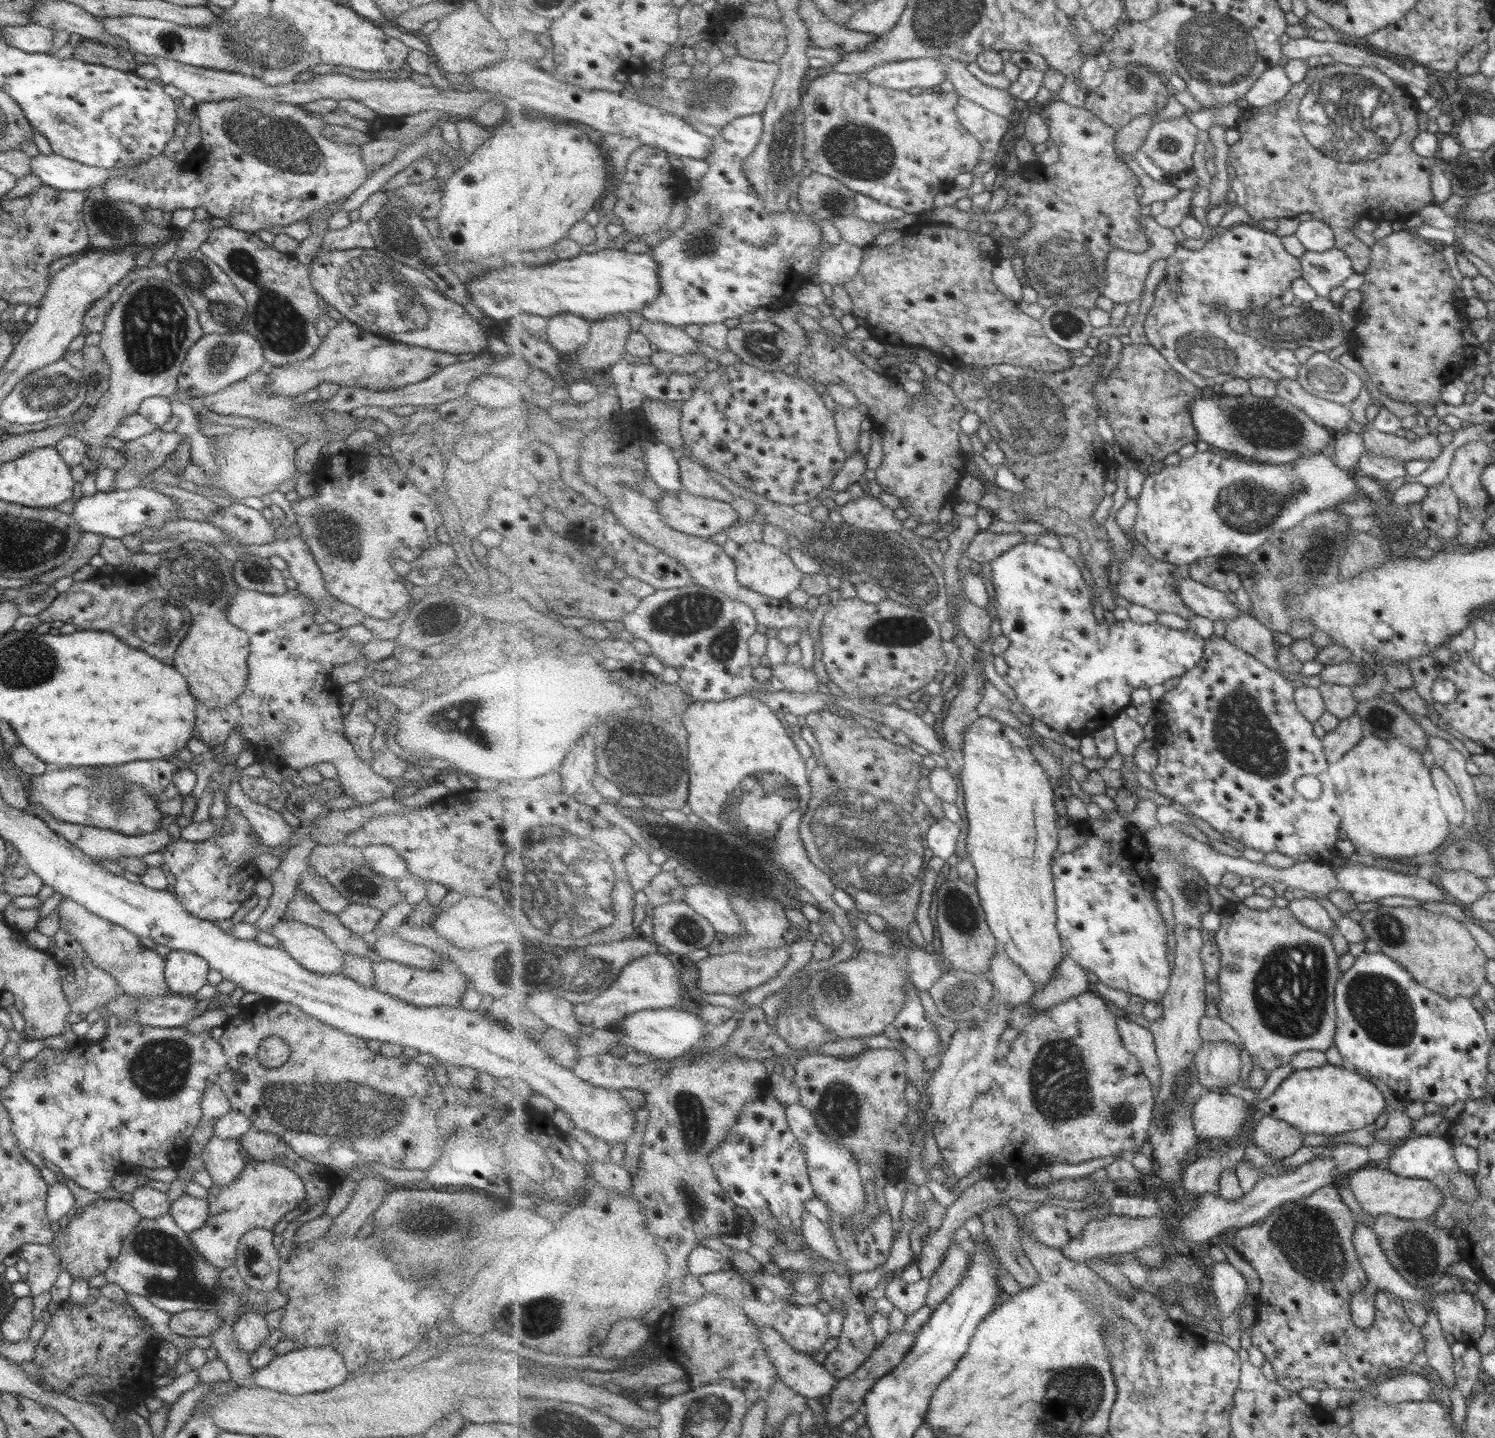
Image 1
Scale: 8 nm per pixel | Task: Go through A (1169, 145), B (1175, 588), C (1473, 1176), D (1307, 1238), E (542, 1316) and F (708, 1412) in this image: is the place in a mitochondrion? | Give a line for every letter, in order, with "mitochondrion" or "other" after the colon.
A: mitochondrion
B: other
C: other
D: mitochondrion
E: mitochondrion
F: mitochondrion

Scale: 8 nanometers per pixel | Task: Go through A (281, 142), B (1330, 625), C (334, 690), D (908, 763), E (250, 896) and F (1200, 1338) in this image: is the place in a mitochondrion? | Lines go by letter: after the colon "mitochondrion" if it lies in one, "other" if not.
A: mitochondrion
B: other
C: other
D: other
E: other
F: other

